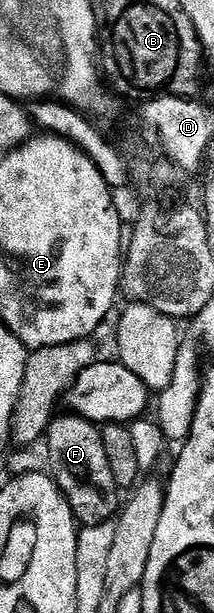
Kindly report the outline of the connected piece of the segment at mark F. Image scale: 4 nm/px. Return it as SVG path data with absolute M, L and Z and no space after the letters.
M74 414L56 415L47 427L46 444L47 460L51 463L49 475L58 486L59 493L69 502L76 521L80 525L103 524L107 519L110 521L120 504L115 497L115 479L113 470L109 470L109 458L105 455L100 425Z

